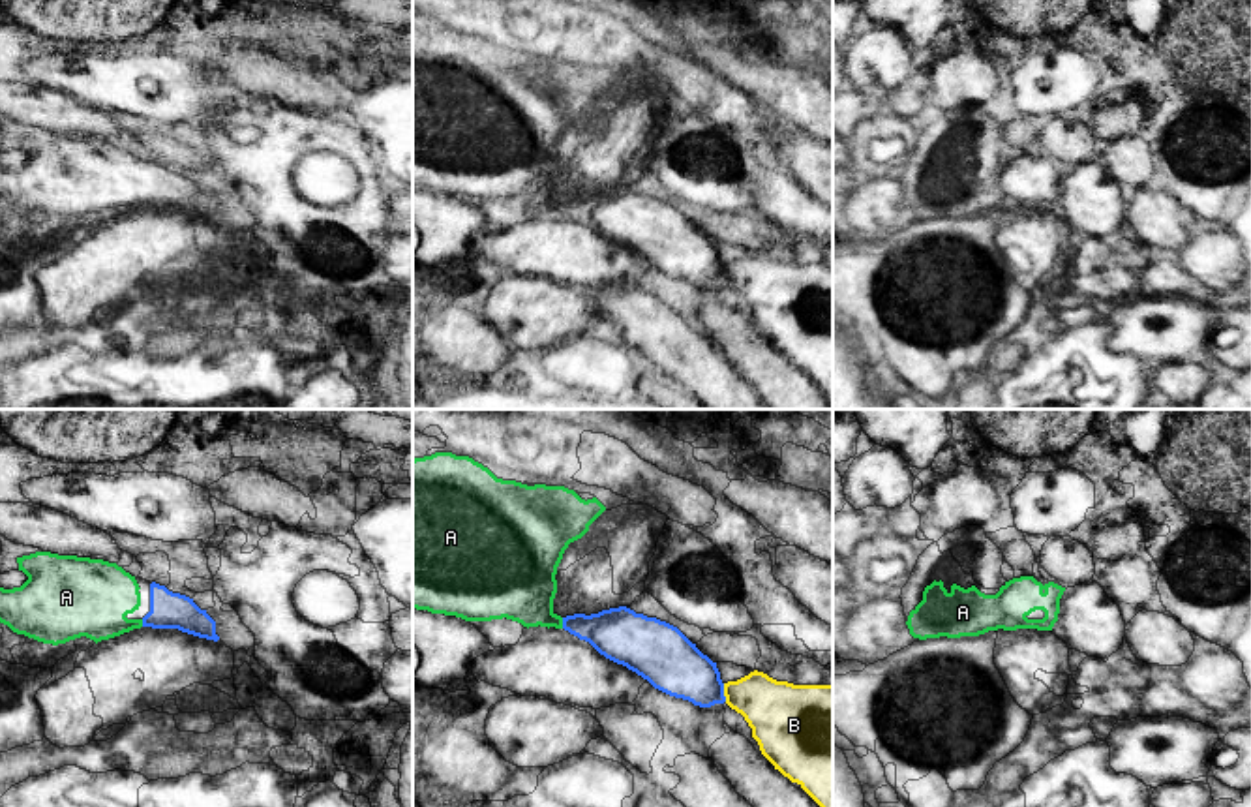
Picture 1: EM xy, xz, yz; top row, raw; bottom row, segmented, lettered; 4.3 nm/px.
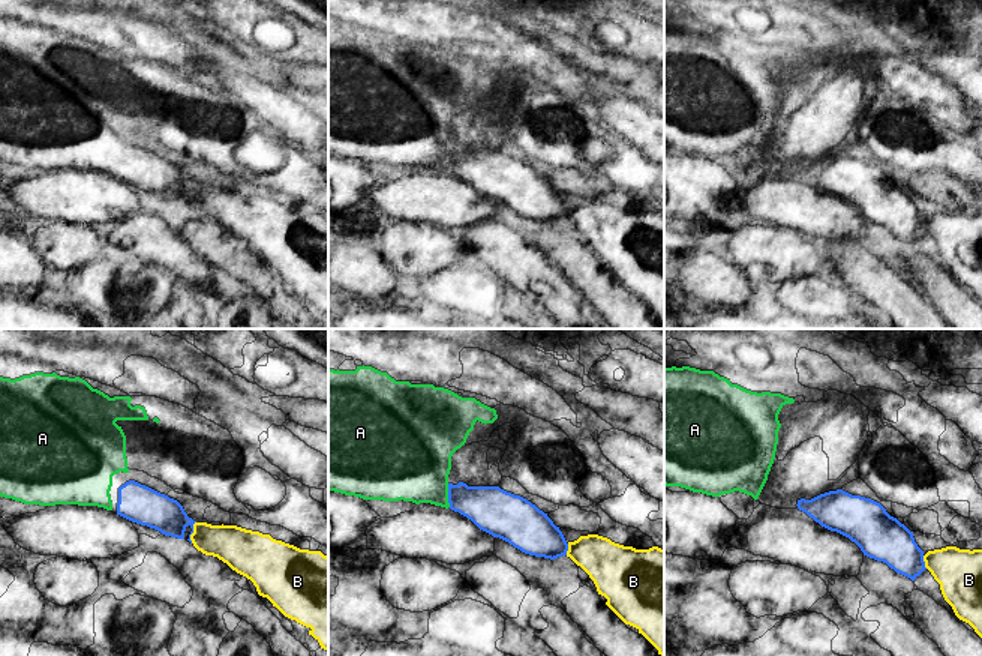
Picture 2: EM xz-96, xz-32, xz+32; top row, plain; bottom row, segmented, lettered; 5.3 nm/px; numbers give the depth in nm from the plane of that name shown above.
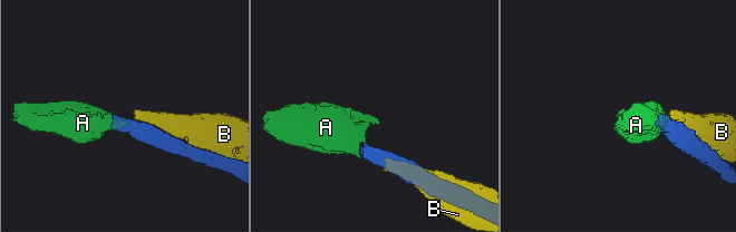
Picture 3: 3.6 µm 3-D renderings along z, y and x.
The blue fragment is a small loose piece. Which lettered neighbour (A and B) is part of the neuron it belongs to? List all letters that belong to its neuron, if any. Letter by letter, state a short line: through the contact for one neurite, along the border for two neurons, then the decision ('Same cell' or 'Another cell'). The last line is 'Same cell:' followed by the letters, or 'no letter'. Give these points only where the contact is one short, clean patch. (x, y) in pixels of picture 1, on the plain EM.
A: Line: xz (619, 214), (578, 203), (563, 203), (520, 164). Same cell
B: Another cell
Same cell: A

